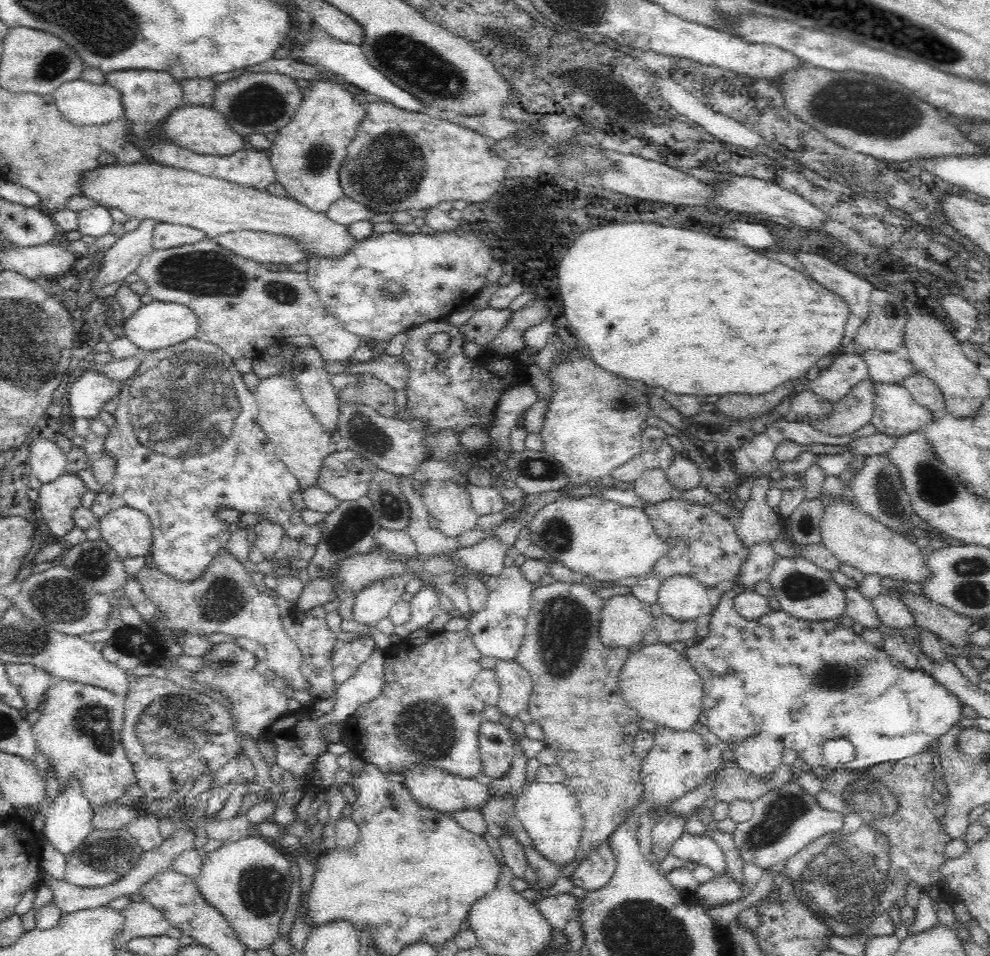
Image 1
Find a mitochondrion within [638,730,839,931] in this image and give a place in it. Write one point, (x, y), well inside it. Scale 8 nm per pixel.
(779, 818)

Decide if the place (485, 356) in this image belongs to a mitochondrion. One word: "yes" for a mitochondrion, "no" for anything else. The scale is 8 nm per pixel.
no

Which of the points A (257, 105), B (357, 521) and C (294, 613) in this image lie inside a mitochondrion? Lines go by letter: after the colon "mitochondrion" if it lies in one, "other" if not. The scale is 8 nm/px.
A: mitochondrion
B: mitochondrion
C: other

